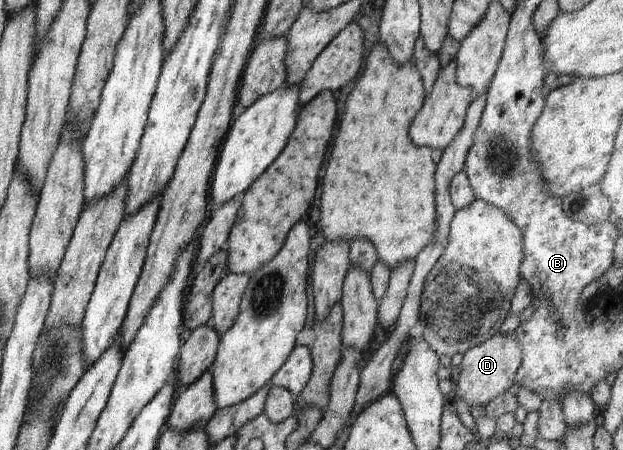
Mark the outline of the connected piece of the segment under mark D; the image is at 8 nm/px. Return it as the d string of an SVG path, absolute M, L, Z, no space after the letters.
M513 332L494 334L489 340L470 348L464 352L460 367L462 368L459 378L454 382L457 396L471 408L472 405L483 404L495 398L515 383L514 378L522 363L522 350L518 338Z

